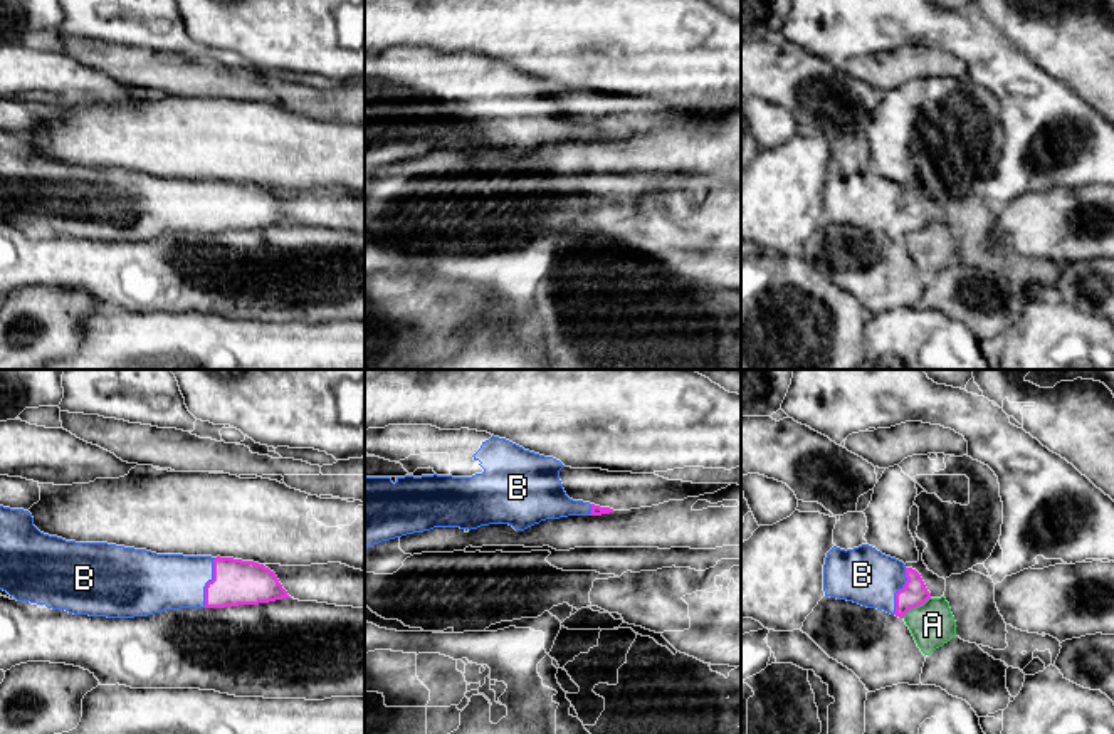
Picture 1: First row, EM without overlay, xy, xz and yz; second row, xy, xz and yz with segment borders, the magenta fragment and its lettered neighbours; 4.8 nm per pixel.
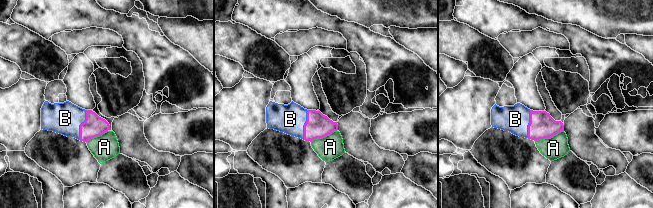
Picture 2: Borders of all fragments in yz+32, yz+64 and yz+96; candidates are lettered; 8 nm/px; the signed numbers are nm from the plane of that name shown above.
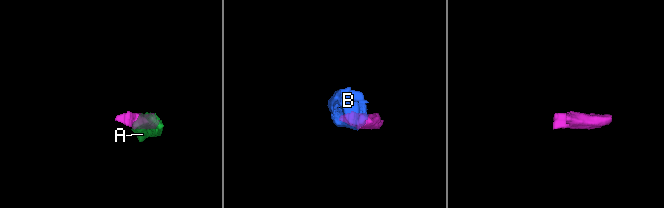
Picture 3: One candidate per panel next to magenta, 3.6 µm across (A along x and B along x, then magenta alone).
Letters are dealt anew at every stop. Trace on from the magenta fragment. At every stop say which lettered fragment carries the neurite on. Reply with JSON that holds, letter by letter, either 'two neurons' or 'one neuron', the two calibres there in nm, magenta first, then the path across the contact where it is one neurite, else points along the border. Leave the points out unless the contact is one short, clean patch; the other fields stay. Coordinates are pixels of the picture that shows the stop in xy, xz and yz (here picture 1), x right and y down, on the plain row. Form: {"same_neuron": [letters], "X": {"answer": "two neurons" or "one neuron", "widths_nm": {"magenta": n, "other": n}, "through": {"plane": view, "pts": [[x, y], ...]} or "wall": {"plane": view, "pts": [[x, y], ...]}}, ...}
{"same_neuron": ["B"], "A": {"answer": "two neurons", "widths_nm": {"magenta": 130, "other": 200}}, "B": {"answer": "one neuron", "widths_nm": {"magenta": 220, "other": 280}}}

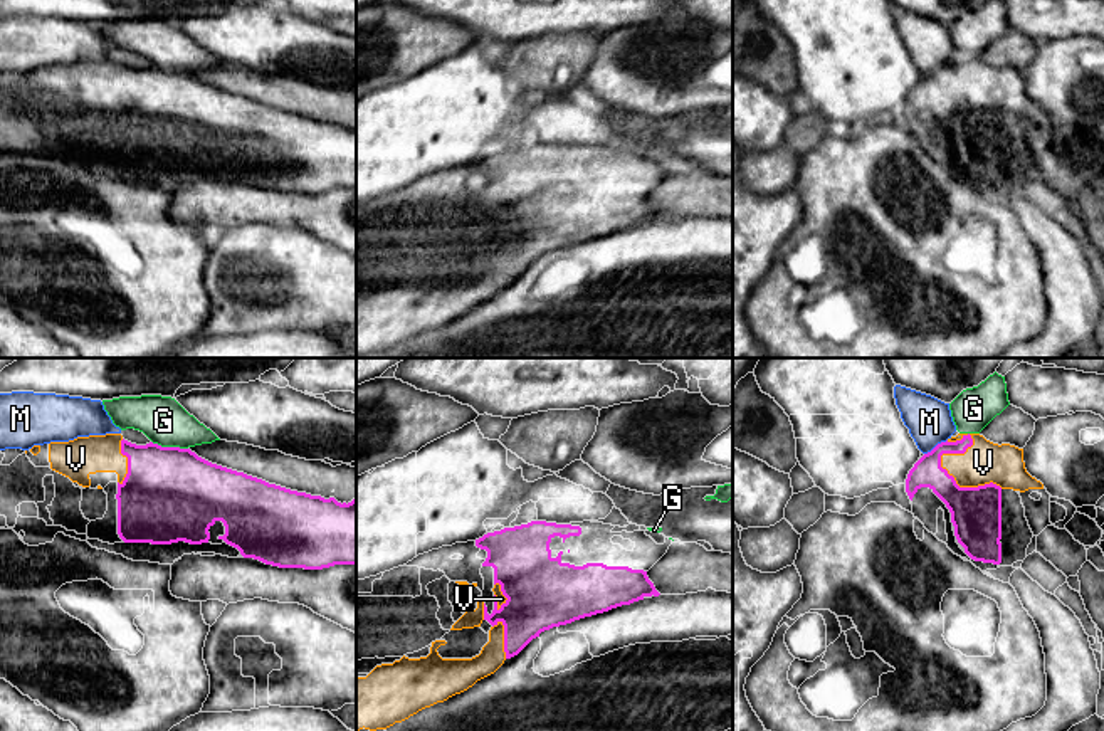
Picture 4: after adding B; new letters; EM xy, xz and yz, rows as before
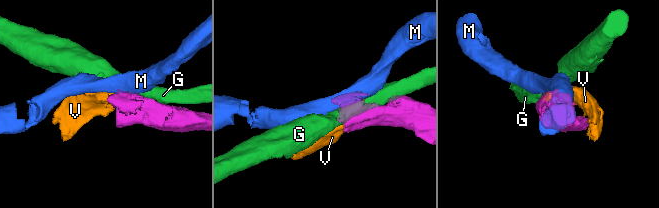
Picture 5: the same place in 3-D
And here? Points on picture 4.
{"same_neuron": ["V"], "G": {"answer": "two neurons", "widths_nm": {"magenta": 460, "other": 220}}, "M": {"answer": "two neurons", "widths_nm": {"magenta": 140, "other": 220}}, "V": {"answer": "one neuron", "widths_nm": {"magenta": 180, "other": 200}}}

